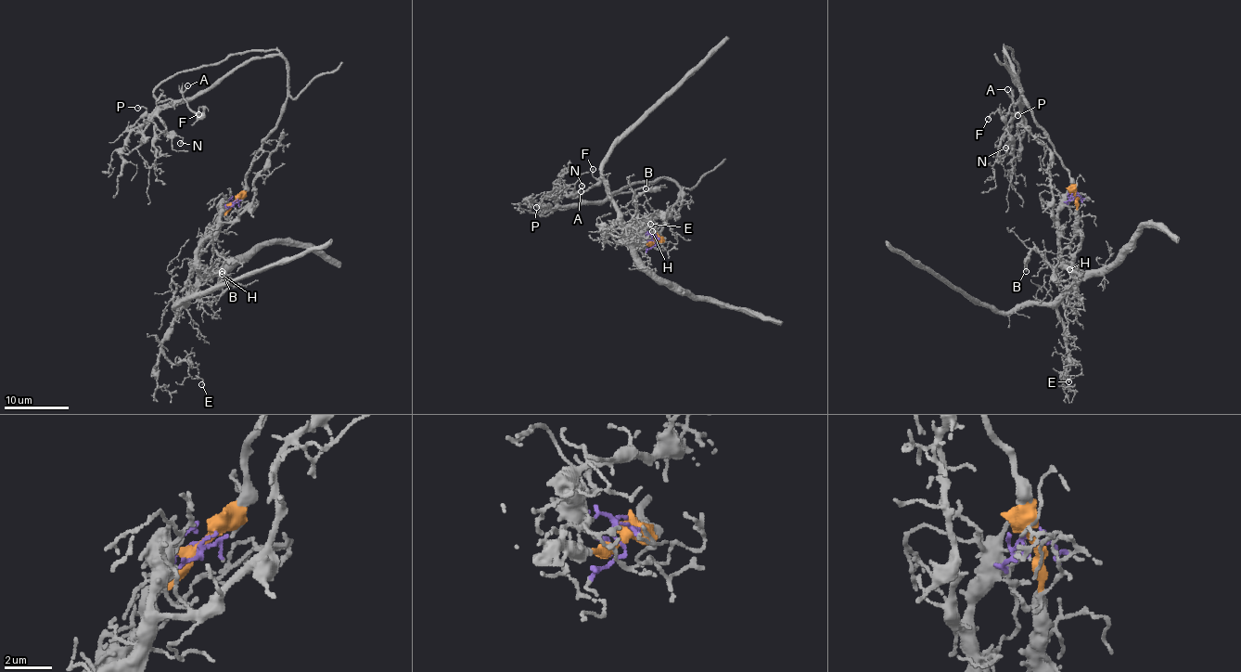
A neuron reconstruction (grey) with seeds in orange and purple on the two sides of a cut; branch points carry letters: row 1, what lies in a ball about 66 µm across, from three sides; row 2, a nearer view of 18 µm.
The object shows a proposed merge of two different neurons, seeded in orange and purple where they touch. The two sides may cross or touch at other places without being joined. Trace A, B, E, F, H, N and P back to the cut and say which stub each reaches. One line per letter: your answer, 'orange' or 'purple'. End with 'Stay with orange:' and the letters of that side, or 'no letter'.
A: orange
B: purple
E: purple
F: orange
H: purple
N: orange
P: orange
Stay with orange: A, F, N, P

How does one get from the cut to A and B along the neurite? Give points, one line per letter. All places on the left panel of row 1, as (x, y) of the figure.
A: (235, 202), (262, 138), (286, 103), (287, 66), (279, 56), (251, 58), (207, 88), (183, 96), (188, 85)
B: (235, 202), (226, 207), (220, 227), (199, 248), (198, 264), (209, 268), (213, 251), (223, 258), (222, 271)

